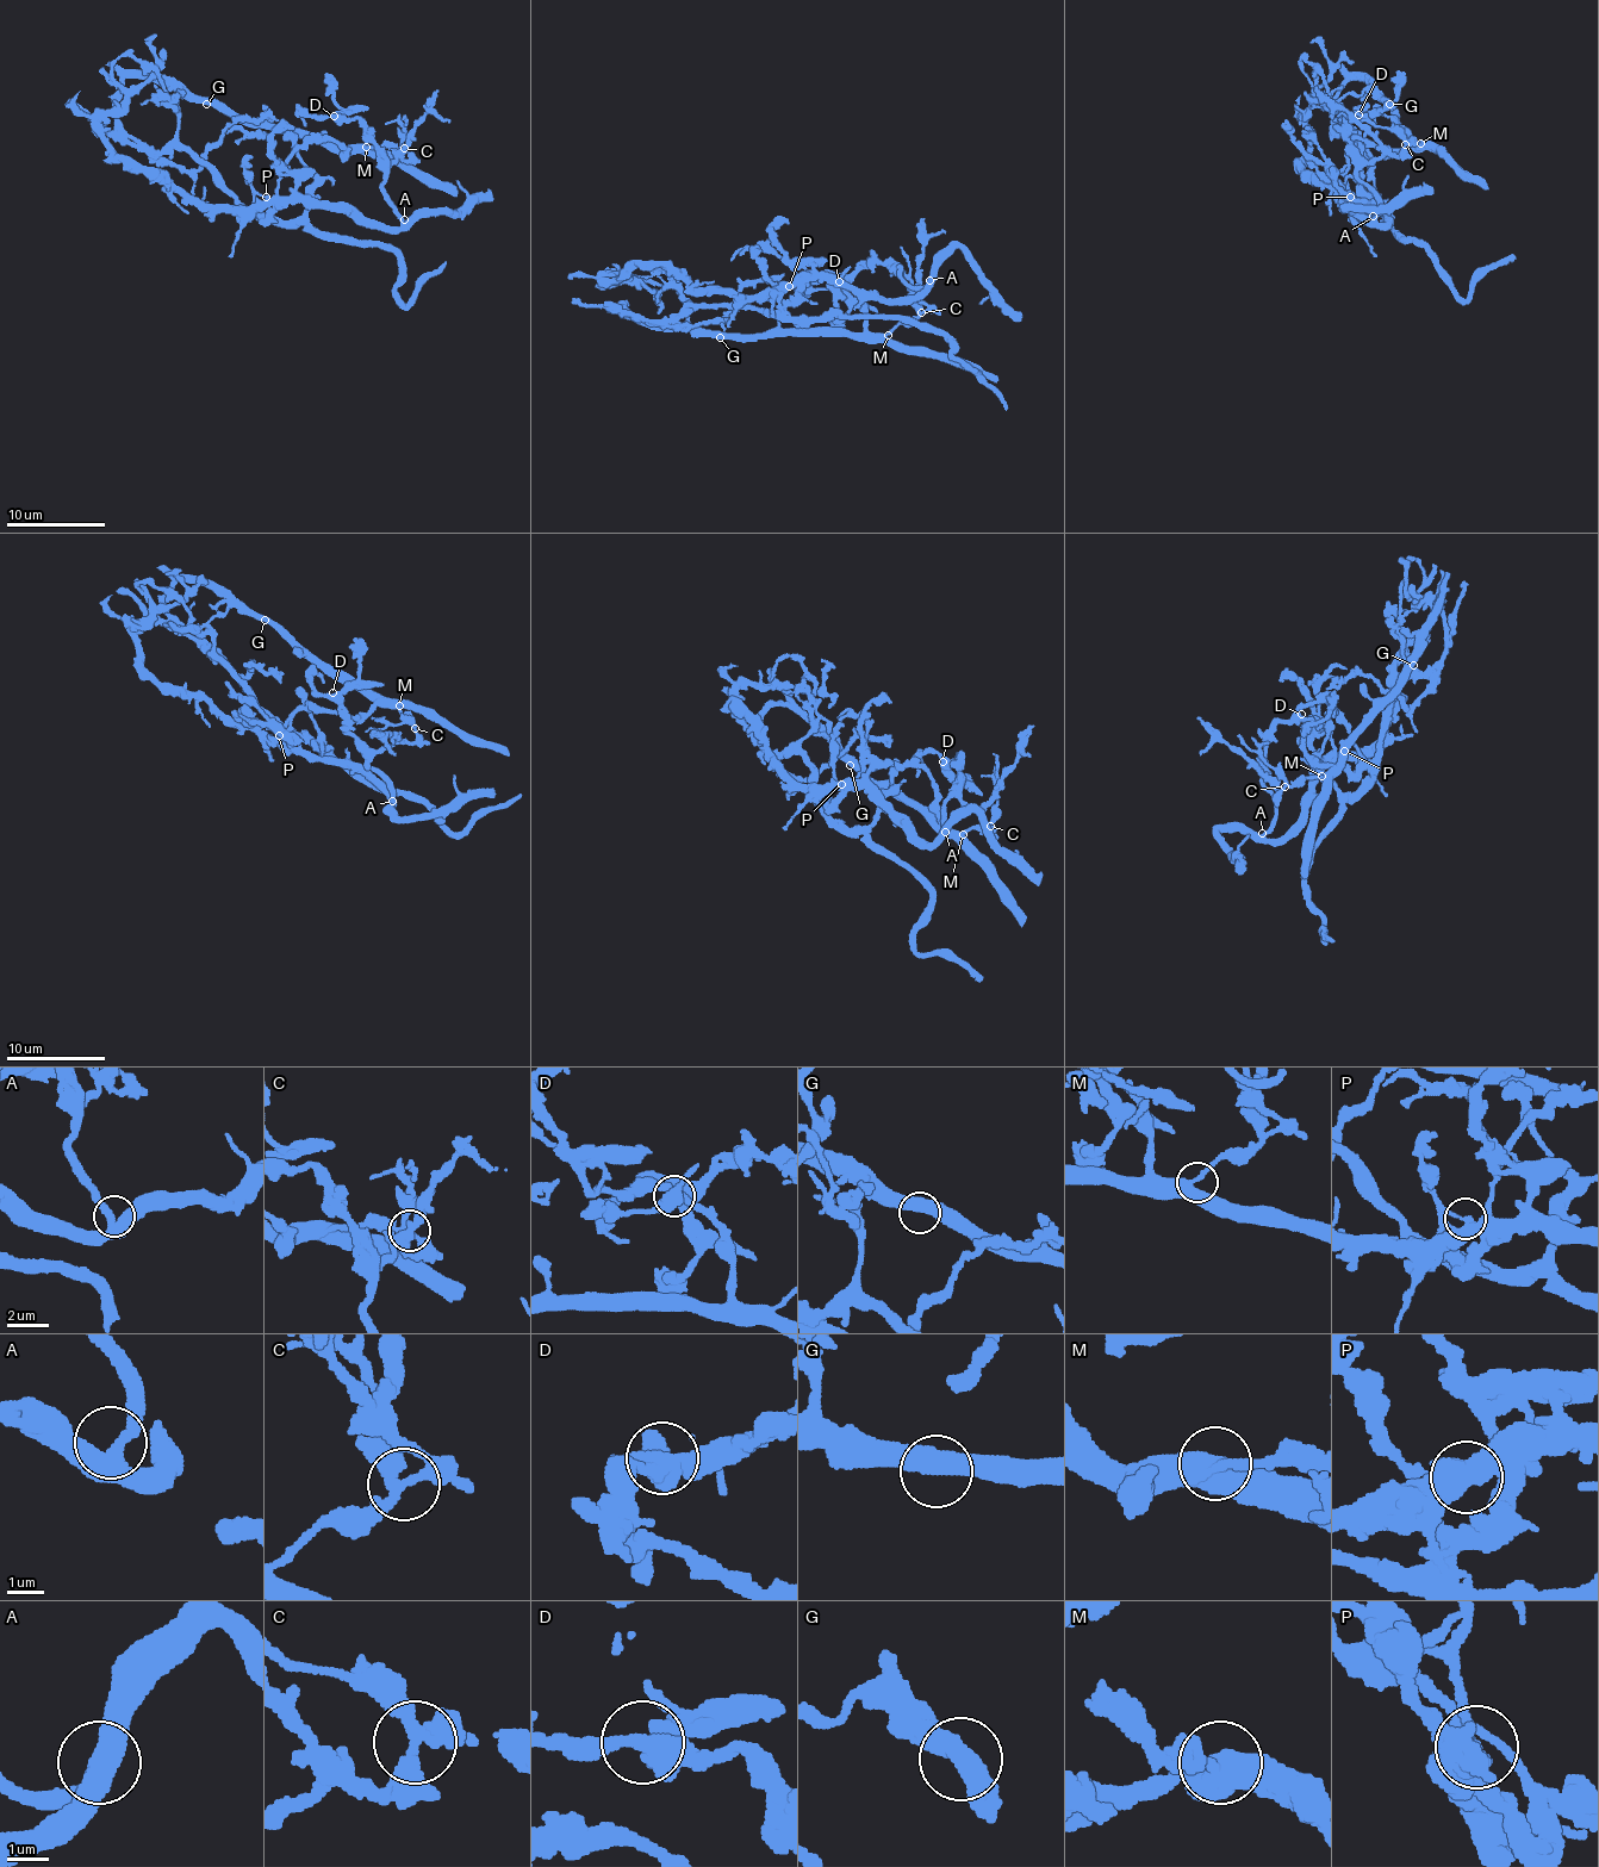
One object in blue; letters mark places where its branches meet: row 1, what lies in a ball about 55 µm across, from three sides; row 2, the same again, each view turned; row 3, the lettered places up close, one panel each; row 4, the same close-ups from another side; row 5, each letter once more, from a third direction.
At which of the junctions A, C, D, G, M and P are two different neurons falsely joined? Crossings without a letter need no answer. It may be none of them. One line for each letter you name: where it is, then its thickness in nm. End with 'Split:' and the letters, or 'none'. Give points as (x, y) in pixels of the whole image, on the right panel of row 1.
C: Place: (1405, 144). Thickness 260 nm
P: Place: (1350, 197). Thickness 360 nm
Split: C, P

